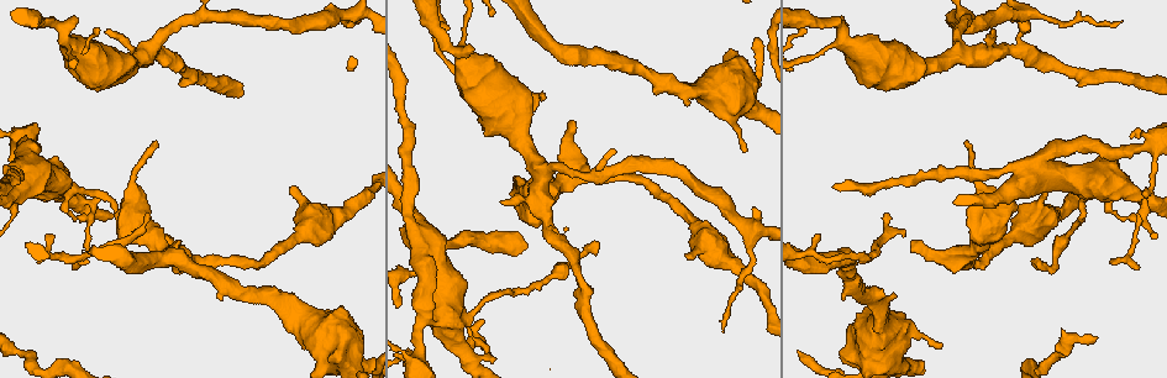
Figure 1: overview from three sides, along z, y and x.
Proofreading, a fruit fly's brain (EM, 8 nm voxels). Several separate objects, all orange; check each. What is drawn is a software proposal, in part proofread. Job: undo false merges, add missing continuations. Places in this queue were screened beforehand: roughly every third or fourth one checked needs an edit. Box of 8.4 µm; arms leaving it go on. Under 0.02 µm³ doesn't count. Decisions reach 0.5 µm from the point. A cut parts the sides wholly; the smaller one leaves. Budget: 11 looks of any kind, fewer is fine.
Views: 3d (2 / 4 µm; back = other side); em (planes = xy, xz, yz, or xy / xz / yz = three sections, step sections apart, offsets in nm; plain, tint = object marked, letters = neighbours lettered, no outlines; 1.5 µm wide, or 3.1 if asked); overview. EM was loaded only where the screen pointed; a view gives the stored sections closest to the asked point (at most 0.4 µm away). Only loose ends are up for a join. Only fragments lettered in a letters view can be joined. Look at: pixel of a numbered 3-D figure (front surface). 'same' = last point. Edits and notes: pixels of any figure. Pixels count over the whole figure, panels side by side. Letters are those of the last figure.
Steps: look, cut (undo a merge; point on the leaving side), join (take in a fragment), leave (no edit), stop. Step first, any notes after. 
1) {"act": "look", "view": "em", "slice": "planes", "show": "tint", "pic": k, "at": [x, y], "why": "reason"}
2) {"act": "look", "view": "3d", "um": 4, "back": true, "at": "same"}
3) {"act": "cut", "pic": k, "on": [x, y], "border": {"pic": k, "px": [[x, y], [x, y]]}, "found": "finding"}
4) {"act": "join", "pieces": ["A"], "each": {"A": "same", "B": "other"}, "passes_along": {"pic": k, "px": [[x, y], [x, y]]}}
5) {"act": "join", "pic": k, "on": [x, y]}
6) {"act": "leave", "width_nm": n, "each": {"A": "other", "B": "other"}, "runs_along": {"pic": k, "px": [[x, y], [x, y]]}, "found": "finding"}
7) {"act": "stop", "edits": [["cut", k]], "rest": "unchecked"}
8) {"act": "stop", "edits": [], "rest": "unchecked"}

{"act": "look", "view": "3d", "um": 2, "pic": 1, "at": [594, 175], "why": "three-way junction"}

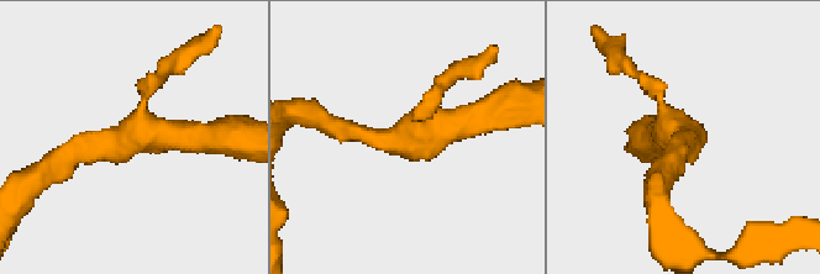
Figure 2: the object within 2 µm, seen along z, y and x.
{"act": "look", "view": "em", "slice": "planes", "show": "tint", "pic": 2, "at": [137, 138]}

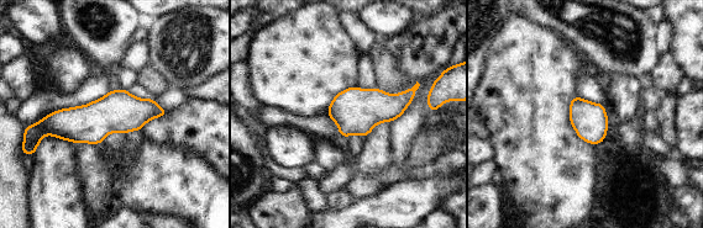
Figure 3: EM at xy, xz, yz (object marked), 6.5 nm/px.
{"act": "look", "view": "em", "slice": "planes", "show": "letters", "at": "same", "why": "see the neighbours"}

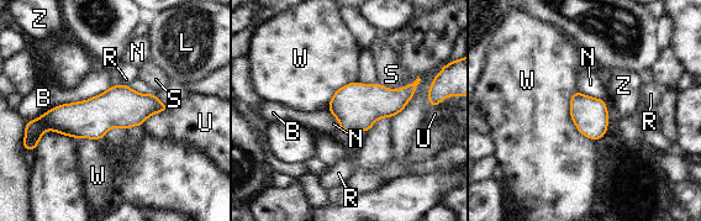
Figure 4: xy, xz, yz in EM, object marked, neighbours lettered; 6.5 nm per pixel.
{"act": "leave", "longest_contact_nm": ["B", 460], "each": {"B": "other", "L": "other", "N": "other", "R": "other", "S": "other", "U": "other", "W": "other", "Z": "other"}, "border": {"pic": 4, "px": [[575, 90], [570, 119], [588, 138]]}, "found": "all the same neuron"}

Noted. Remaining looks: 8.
{"act": "look", "view": "em", "slice": "planes", "show": "letters", "pic": 1, "at": [722, 330], "why": "an open end"}

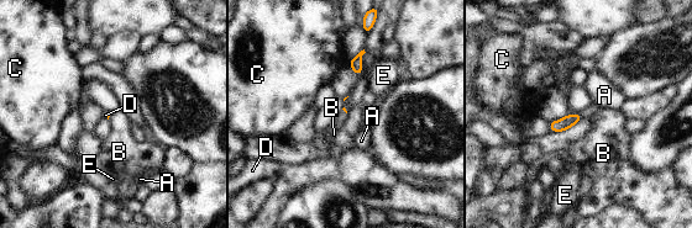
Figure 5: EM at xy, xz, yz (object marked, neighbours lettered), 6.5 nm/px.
{"act": "join", "pieces": ["D"], "each": {"A": "other", "B": "other", "C": "other", "D": "same", "E": "other"}, "found": "the neuron continues"}

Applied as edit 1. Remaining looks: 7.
{"act": "look", "view": "overview", "why": "see it whole again"}

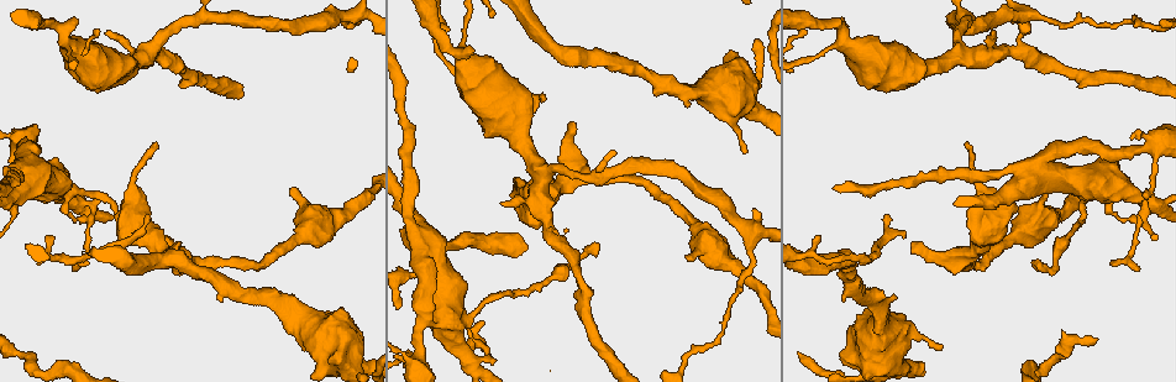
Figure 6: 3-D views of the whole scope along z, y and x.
{"act": "look", "view": "em", "slice": "planes", "show": "letters", "pic": 6, "at": [940, 349], "why": "free end"}

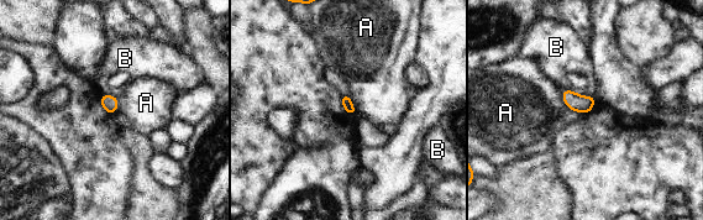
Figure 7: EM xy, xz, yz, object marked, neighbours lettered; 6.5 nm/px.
{"act": "leave", "each": {"A": "other", "B": "other"}, "border": {"pic": 7, "px": [[564, 89], [564, 103], [570, 109]]}, "found": "no lettered fragment goes on from it"}

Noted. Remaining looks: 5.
{"act": "look", "view": "3d", "um": 2, "pic": 6, "at": [968, 143], "why": "an open end"}

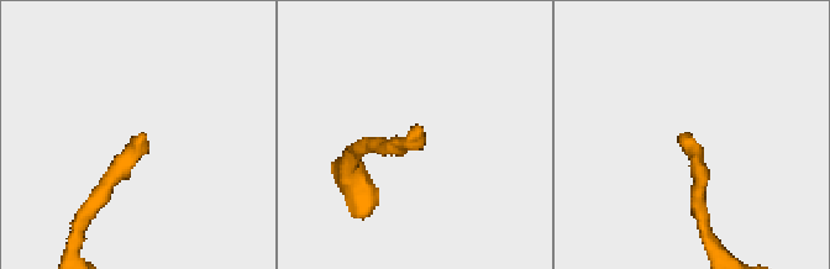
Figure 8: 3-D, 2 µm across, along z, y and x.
{"act": "look", "view": "em", "slice": "planes", "show": "letters", "pic": 8, "at": [684, 135]}

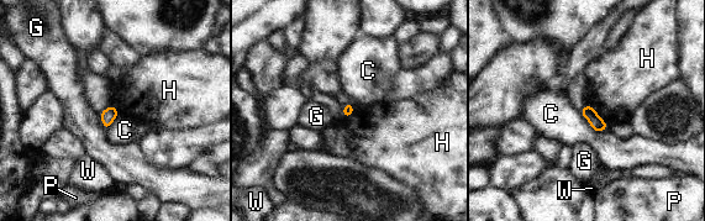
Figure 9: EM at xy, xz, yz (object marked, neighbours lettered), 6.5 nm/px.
{"act": "leave", "each": {"C": "other", "G": "other", "H": "other", "P": "other", "W": "other"}, "border": {"pic": 9, "px": [[588, 104], [608, 125]]}, "found": "no lettered fragment goes on from it"}

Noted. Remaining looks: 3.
{"act": "stop", "edits": [["join", 5]], "rest": "unchecked"}

